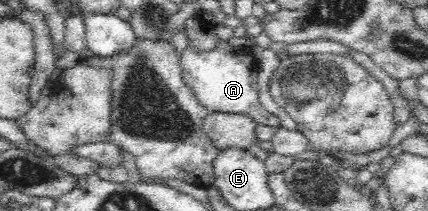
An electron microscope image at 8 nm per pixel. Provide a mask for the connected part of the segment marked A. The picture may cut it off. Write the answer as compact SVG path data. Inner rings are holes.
M200 16L191 17L186 23L180 50L183 79L203 107L214 113L248 115L257 125L280 126L280 120L266 112L260 104L257 70L259 62L251 48L235 47L217 37L213 23Z

